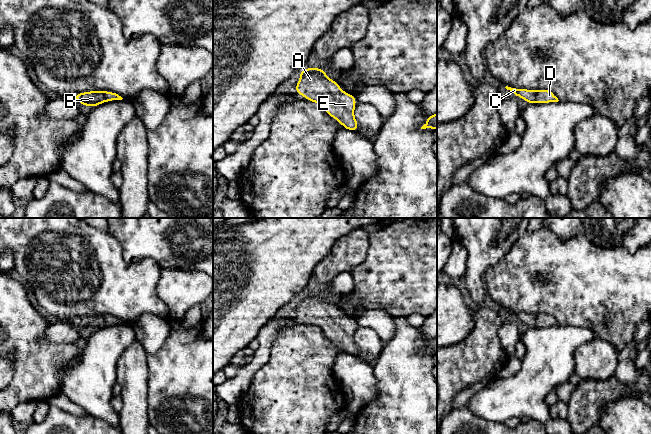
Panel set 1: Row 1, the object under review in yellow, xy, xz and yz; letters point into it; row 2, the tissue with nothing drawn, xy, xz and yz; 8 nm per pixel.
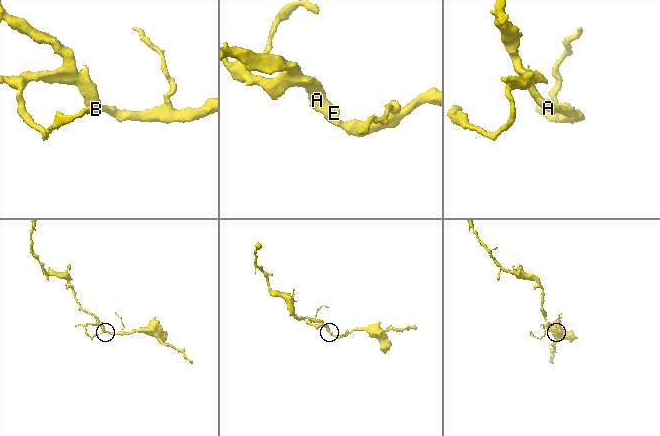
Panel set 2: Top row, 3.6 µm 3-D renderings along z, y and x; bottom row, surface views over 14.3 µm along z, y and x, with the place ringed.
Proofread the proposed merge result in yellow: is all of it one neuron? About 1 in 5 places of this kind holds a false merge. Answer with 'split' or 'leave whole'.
leave whole

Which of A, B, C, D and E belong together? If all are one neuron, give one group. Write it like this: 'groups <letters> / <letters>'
groups A B C D E

